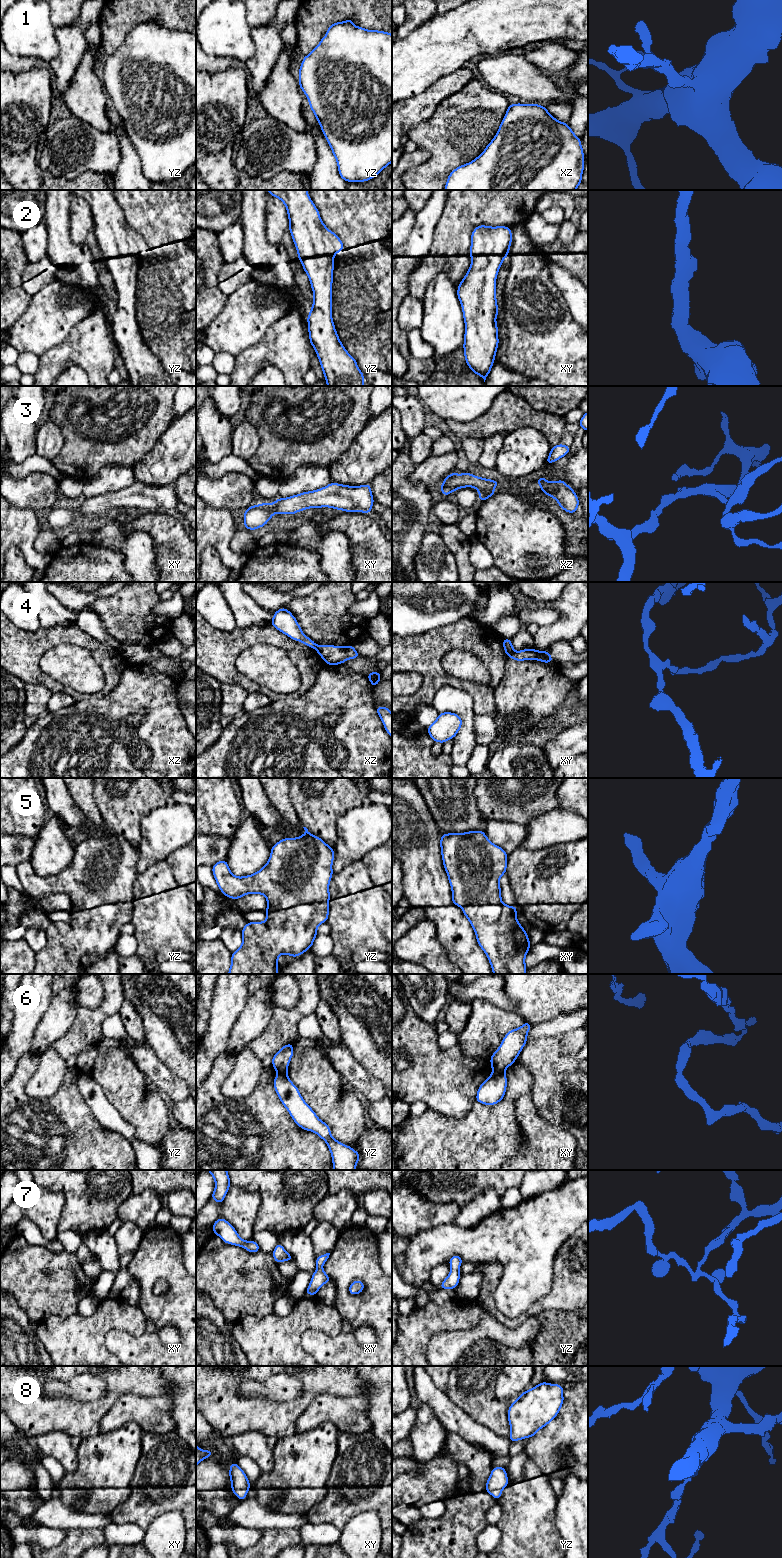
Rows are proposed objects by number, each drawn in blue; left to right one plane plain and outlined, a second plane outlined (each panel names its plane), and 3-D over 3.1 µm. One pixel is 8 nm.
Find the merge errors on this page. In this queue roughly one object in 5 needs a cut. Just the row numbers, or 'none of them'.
4, 6

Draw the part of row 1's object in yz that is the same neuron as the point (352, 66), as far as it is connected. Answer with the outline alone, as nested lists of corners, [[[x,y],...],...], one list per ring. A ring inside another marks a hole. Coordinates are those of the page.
[[[352,19],[333,23],[317,47],[304,56],[299,68],[299,77],[299,87],[307,96],[309,106],[333,152],[340,177],[346,182],[365,182],[380,174],[392,162],[392,34],[354,26]]]

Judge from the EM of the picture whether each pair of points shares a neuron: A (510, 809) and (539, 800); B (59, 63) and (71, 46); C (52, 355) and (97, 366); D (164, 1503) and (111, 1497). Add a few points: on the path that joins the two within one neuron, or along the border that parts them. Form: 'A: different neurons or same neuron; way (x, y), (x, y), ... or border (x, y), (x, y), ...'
A: same neuron; way (517, 802), (532, 802)
B: same neuron; way (63, 59), (70, 50)
C: same neuron; way (63, 355), (86, 355)
D: different neurons; border (133, 1489), (131, 1494), (110, 1514)

